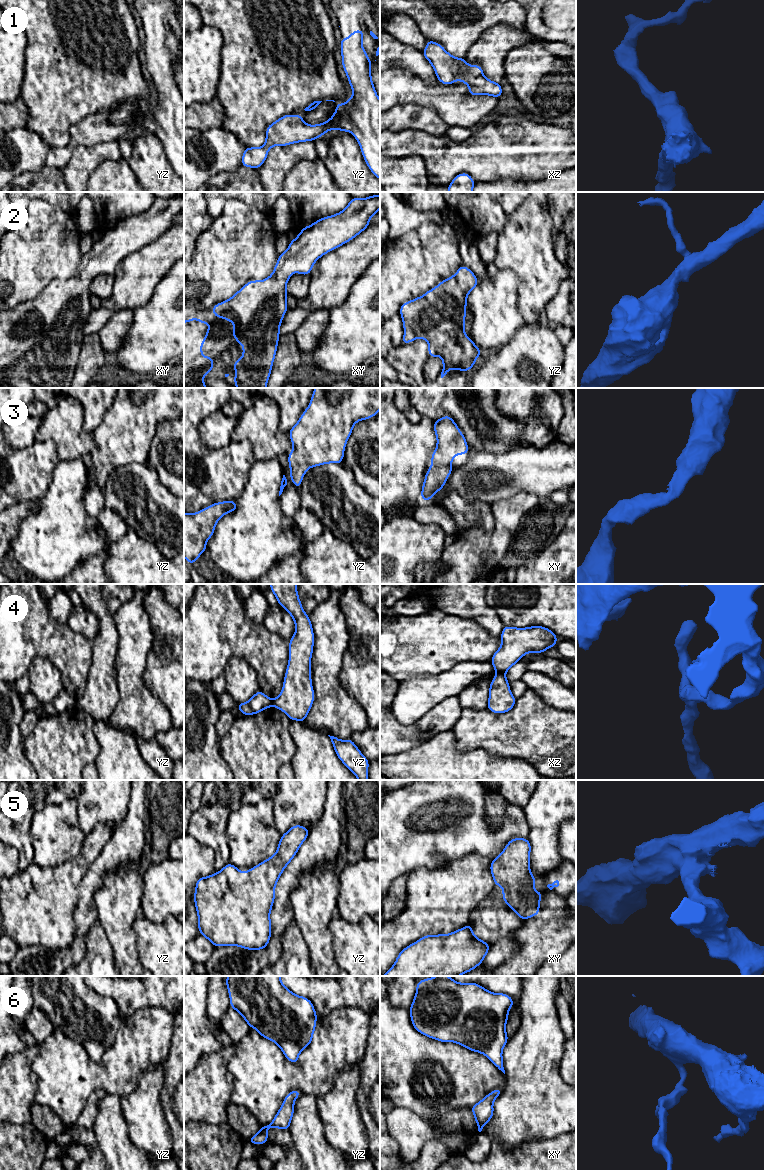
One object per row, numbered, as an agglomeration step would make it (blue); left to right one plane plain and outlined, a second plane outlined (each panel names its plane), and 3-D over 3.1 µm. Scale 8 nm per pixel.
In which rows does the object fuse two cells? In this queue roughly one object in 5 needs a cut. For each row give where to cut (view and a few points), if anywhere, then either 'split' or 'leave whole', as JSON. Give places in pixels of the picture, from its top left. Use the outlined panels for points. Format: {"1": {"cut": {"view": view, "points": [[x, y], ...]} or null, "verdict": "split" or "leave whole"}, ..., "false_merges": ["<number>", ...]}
{"1": {"cut": null, "verdict": "leave whole"}, "2": {"cut": null, "verdict": "leave whole"}, "3": {"cut": null, "verdict": "leave whole"}, "4": {"cut": {"view": "xz", "points": [[498, 671], [503, 673]]}, "verdict": "split"}, "5": {"cut": null, "verdict": "leave whole"}, "6": {"cut": null, "verdict": "leave whole"}, "false_merges": ["4"]}

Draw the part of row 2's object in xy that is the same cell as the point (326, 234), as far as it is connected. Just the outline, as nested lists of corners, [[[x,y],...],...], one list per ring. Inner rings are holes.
[[[380,194],[365,199],[350,198],[347,207],[331,216],[318,219],[310,226],[303,227],[299,235],[289,242],[288,249],[279,255],[273,273],[264,280],[252,280],[245,284],[230,299],[214,305],[211,310],[215,317],[234,322],[231,331],[234,340],[243,346],[243,356],[233,362],[237,388],[266,388],[277,345],[280,337],[279,327],[288,310],[286,284],[291,273],[309,275],[314,263],[324,254],[346,244],[370,224],[370,218],[380,209]]]

